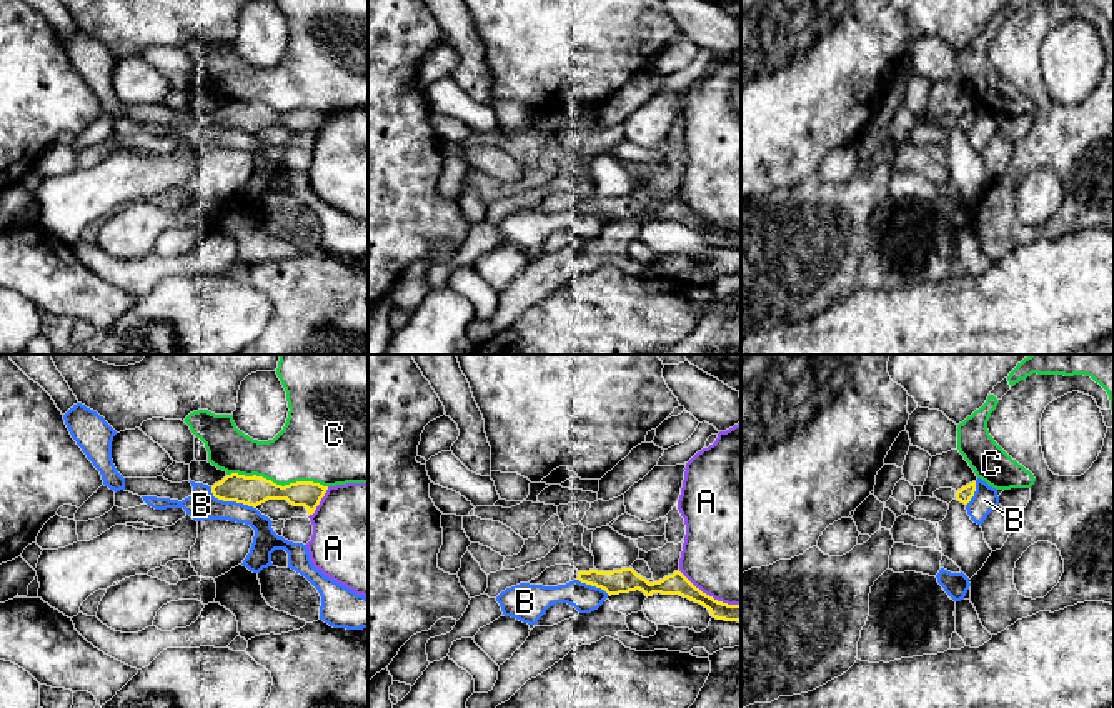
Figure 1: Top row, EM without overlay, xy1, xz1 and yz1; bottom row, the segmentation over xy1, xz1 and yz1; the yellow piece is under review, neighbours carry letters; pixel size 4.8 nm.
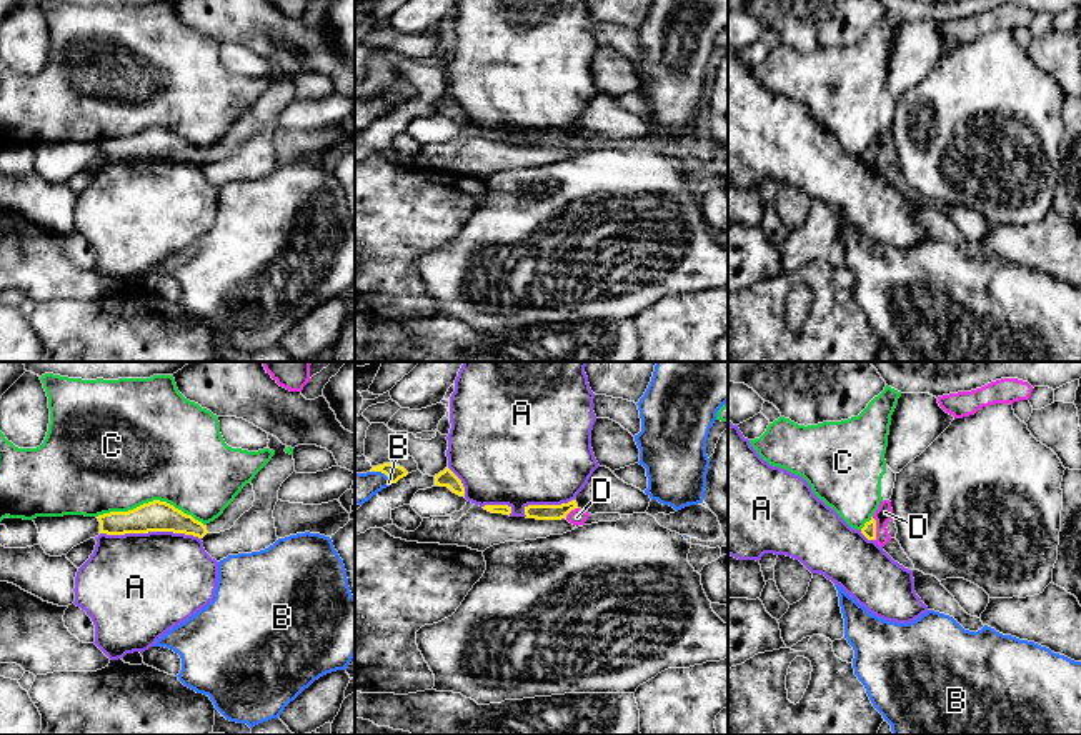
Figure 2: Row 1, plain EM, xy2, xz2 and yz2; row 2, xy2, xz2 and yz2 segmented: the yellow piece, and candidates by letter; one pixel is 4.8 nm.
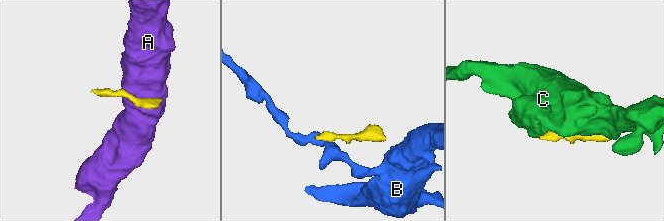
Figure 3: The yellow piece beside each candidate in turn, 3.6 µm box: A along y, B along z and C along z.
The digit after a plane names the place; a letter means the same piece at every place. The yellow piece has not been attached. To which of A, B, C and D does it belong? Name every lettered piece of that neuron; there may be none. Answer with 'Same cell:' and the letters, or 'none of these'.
Same cell: none of these

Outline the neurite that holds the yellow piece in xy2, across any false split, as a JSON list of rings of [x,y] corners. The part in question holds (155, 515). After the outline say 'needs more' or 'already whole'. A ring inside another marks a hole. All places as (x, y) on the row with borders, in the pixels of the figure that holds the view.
[[[250,482],[223,513],[207,525],[160,500],[143,503],[128,512],[103,513],[97,518],[100,522],[100,533],[107,535],[173,532],[203,538],[207,533],[230,530],[235,522],[253,507],[253,502],[255,492]]]; needs more

